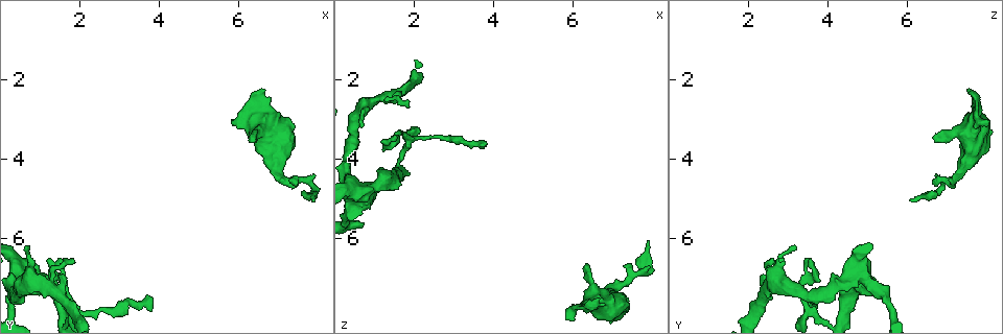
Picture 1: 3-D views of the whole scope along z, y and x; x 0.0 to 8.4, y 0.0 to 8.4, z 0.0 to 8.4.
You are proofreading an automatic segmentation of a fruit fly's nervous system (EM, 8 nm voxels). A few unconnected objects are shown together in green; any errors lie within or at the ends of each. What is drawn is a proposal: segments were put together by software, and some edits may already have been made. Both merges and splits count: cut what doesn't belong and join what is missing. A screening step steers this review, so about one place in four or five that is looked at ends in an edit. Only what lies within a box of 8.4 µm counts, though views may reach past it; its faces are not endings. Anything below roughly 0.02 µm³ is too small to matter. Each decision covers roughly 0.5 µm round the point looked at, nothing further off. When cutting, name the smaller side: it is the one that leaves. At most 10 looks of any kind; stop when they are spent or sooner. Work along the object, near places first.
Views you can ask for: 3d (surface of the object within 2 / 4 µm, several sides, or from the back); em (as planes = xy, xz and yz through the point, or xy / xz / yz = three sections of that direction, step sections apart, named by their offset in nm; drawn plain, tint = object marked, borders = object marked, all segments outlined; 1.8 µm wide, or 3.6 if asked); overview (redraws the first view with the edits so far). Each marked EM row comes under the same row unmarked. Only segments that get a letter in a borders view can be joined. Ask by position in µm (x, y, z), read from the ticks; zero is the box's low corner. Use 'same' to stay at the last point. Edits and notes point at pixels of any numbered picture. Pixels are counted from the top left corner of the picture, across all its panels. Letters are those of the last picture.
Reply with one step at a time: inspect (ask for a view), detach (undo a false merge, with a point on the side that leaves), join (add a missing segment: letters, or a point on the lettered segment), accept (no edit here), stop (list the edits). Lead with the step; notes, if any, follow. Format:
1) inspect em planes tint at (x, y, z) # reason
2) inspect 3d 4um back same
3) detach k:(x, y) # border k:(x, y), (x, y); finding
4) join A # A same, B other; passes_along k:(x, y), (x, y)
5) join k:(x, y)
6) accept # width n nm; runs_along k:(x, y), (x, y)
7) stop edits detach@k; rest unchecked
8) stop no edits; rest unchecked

inspect em planes borders at (0.60, 6.20, 3.20) # branch stops here

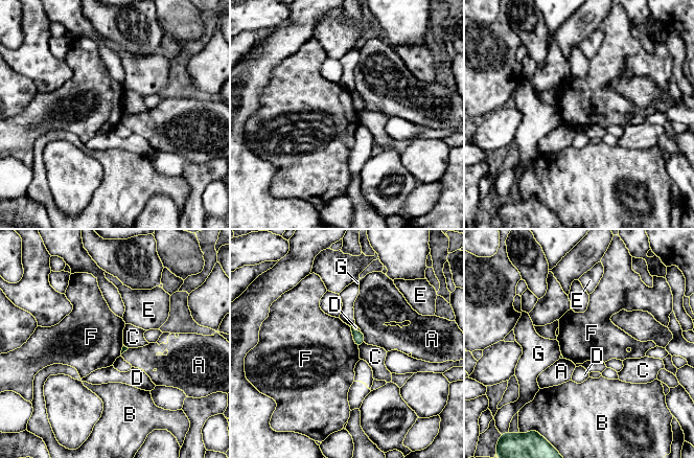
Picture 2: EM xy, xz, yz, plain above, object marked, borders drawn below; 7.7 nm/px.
accept # A other, B other, C other, D other, E other, F other, G other; border 2:(349, 326), (352, 341), (357, 347); none of them fits

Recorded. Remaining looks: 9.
inspect 3d 4um at (0.55, 6.90, 4.80) # sudden change in width

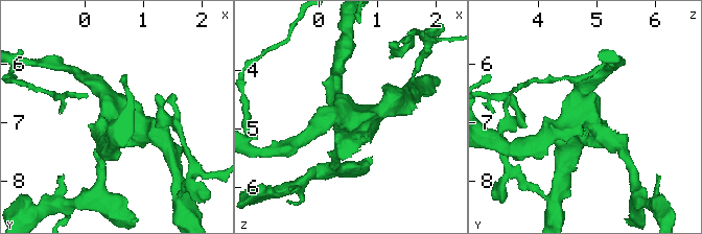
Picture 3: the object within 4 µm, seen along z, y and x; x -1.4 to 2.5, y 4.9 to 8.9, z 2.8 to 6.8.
inspect em 3.6um planes borders at (0.55, 6.85, 4.85)

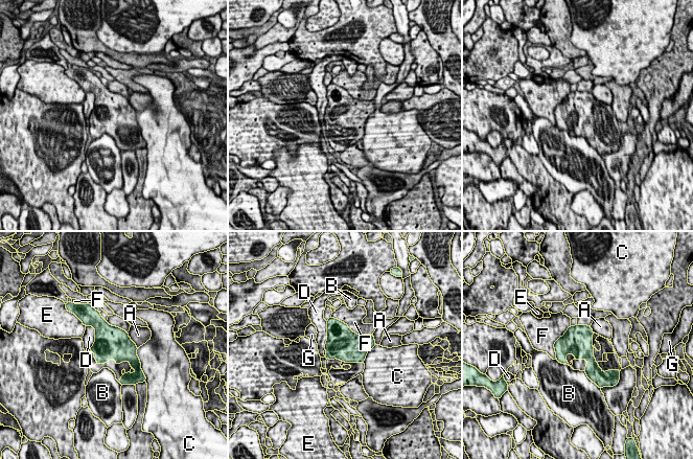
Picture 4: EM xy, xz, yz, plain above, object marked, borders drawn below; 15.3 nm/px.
accept # longest_contact F 700 nm; A other, B other, C other, D other, E other, F other, G other; border 4:(126, 331), (130, 339), (138, 347); all the same neuron

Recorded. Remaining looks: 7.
inspect em xy step 16 tint at (1.80, 7.85, 3.60) # thin neck

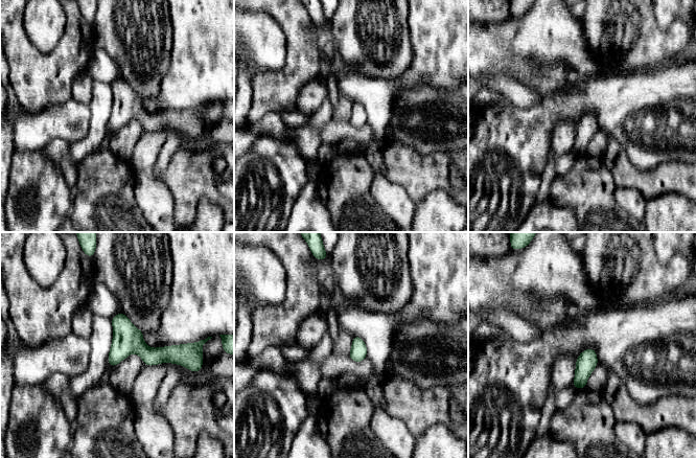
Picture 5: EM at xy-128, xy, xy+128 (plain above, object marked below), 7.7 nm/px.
inspect em xy step 16 borders same # what lies round it

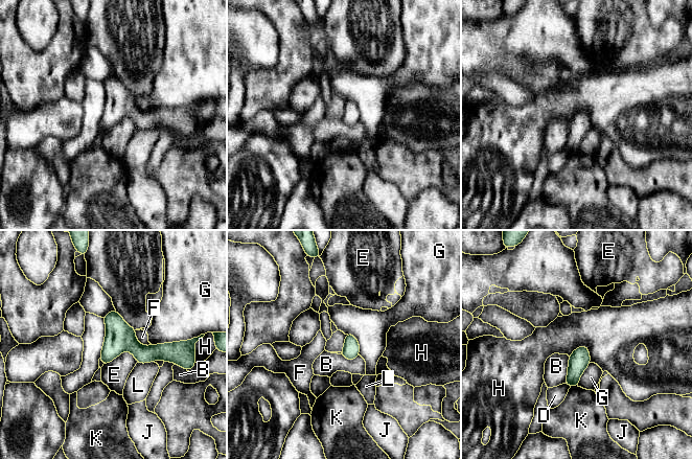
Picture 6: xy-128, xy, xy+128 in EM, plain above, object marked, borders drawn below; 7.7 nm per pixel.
accept # B other, D other, E other, F other, G other, H other, J other, K other, L other; border 6:(570, 357), (564, 383); all the same neuron

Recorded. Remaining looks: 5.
inspect 3d 4um at (6.35, 3.50, 6.65) # free end

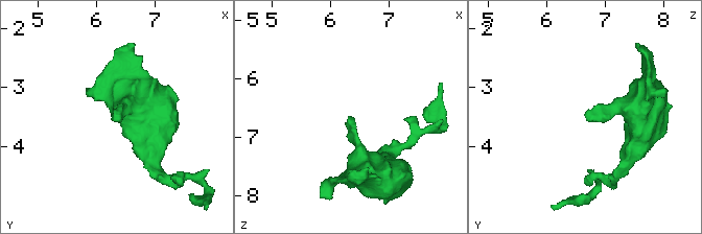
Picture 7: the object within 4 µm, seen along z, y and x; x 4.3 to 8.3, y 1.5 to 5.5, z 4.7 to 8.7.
inspect em planes borders at (6.30, 3.50, 6.65) # now the EM

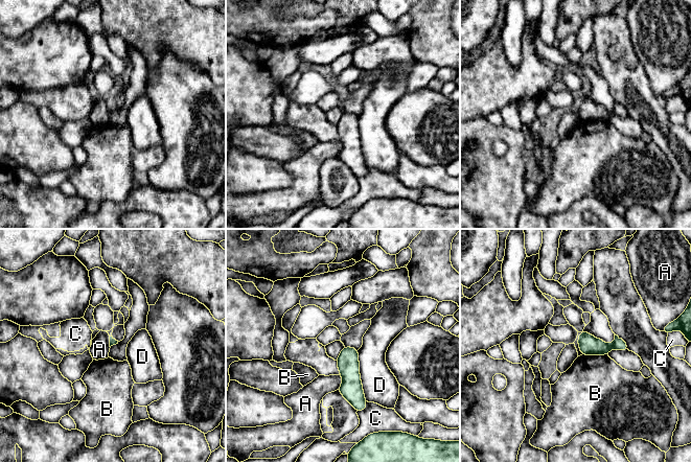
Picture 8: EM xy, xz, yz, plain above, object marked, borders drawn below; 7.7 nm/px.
accept # A other, B other, C other, D other; border 8:(583, 329), (608, 344), (615, 338); none of them fits

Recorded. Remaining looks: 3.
stop no edits; rest unchecked

